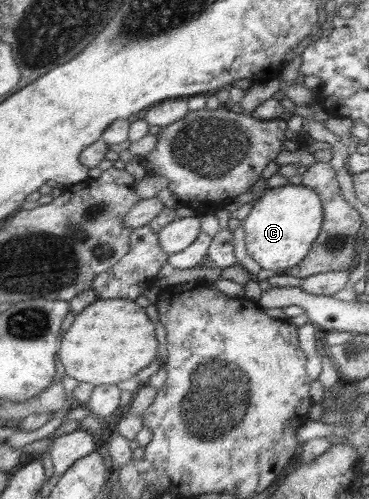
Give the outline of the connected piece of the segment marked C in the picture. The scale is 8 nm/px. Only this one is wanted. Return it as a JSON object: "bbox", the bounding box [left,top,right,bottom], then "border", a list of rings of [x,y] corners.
{"bbox":[241,183,322,272],"border":[[[290,183],[269,188],[263,196],[254,200],[248,215],[241,221],[246,253],[261,269],[283,272],[303,260],[319,234],[321,223],[322,205],[313,190]]]}

